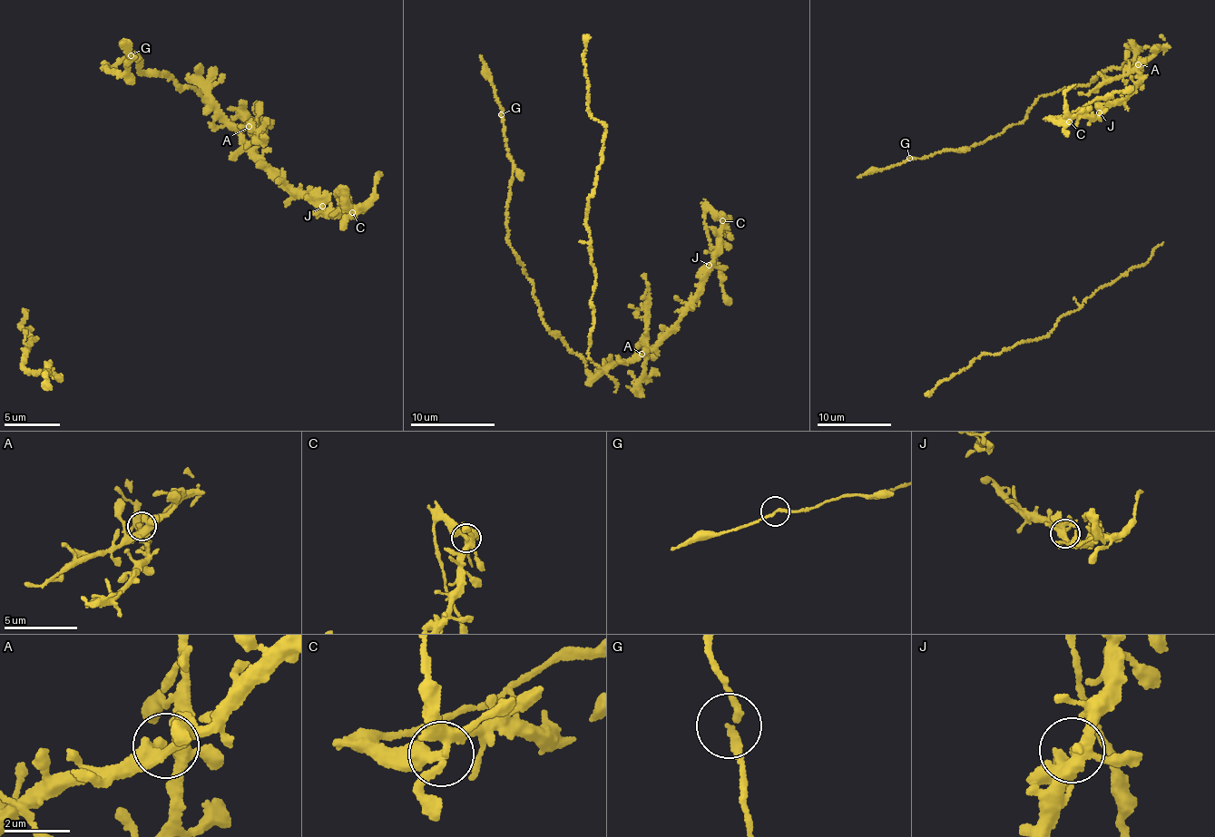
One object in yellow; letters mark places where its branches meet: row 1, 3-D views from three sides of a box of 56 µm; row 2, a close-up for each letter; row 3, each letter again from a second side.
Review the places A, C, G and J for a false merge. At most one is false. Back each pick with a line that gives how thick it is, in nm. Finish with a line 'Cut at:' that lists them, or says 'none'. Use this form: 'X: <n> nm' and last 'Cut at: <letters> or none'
C: 320 nm
Cut at: C

